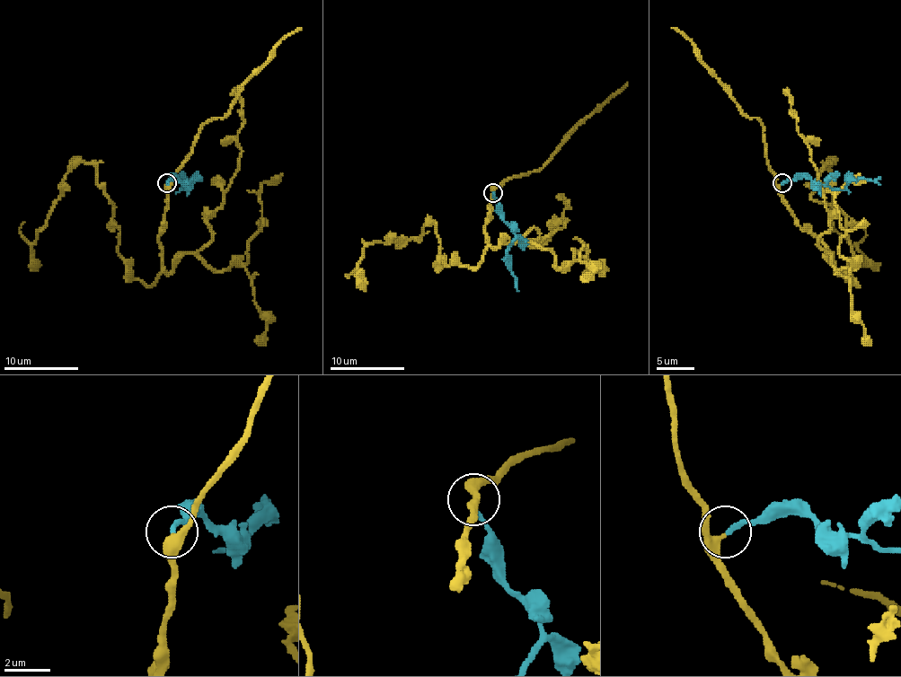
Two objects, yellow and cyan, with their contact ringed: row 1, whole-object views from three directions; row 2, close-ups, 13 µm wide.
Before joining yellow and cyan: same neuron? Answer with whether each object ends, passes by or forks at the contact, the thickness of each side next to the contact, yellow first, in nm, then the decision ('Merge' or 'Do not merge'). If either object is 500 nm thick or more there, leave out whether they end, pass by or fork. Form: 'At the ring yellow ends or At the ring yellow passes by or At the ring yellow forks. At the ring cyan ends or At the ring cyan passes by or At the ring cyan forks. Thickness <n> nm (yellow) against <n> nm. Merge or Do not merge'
At the ring yellow passes by. At the ring cyan ends. Thickness 320 nm (yellow) against 200 nm. Merge

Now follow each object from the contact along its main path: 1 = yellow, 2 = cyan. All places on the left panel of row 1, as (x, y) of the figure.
1: (166, 184), (161, 272), (150, 285), (118, 251), (114, 206), (84, 162), (66, 175), (32, 244), (39, 265)
2: (166, 182), (174, 177), (189, 187), (181, 190), (183, 180), (192, 177)

